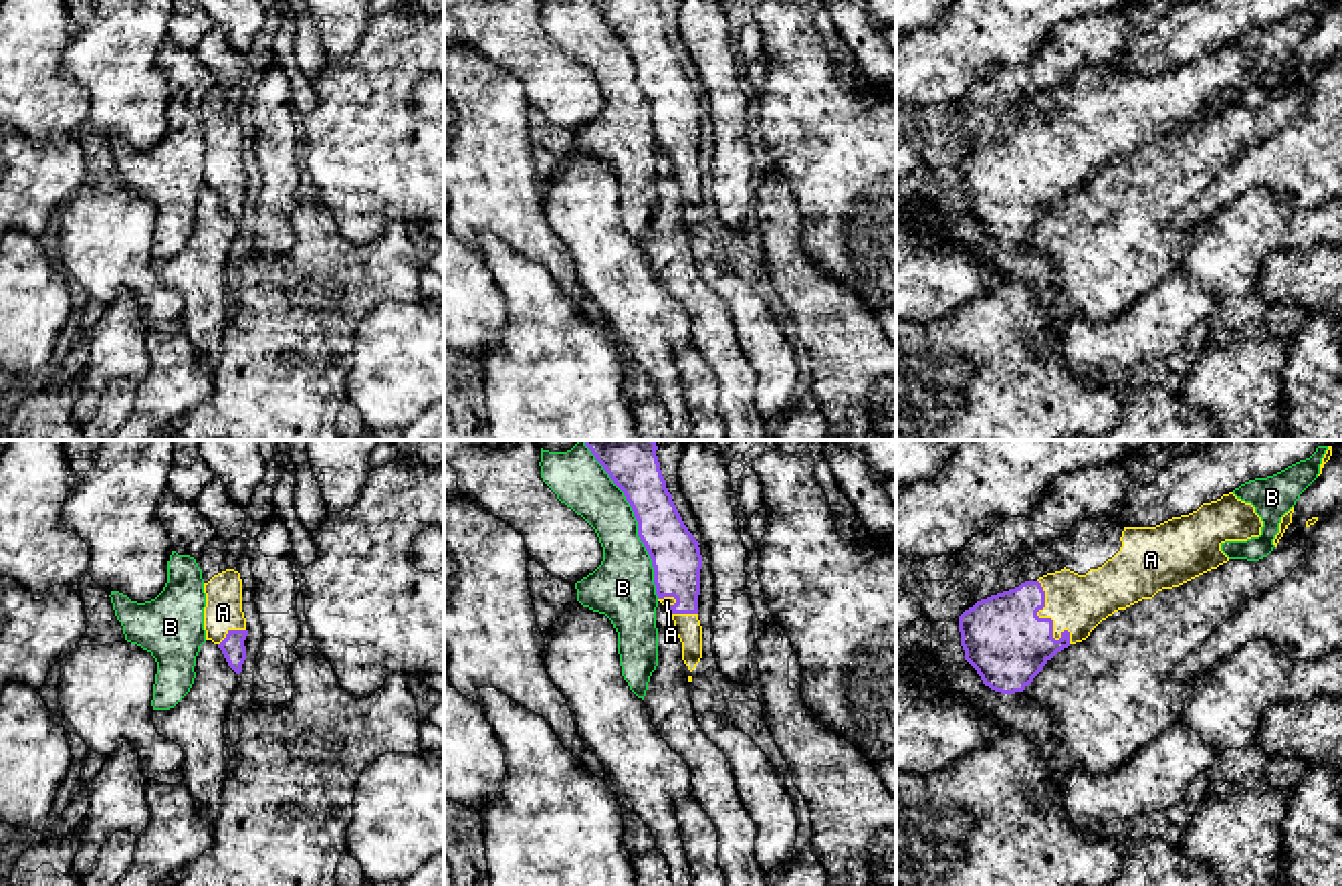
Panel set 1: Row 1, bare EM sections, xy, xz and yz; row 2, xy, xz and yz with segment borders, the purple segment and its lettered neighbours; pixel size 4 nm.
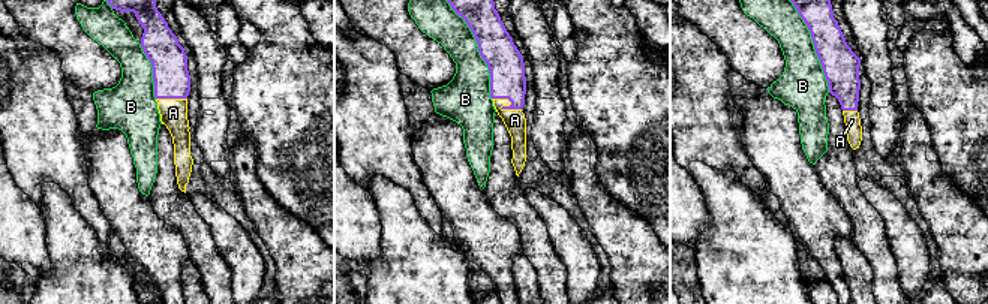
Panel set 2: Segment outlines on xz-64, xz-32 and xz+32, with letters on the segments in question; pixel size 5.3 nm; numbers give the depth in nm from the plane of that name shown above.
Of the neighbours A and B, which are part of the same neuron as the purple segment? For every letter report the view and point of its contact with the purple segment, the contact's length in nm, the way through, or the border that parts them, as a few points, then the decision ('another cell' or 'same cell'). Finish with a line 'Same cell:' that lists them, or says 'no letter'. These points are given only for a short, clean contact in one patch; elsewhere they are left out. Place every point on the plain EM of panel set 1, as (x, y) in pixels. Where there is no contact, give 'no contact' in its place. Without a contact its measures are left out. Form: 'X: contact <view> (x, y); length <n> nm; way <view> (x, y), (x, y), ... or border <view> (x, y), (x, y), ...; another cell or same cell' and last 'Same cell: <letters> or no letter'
A: contact yz (1050, 166); length 280 nm; way yz (1003, 186), (1040, 166), (1050, 166), (1074, 150); same cell
B: contact xz (638, 73); length 650 nm; another cell
Same cell: A

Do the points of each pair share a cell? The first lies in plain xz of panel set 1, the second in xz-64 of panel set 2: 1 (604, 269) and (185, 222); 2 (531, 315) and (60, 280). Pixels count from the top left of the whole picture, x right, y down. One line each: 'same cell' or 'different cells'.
1: different cells
2: same cell

